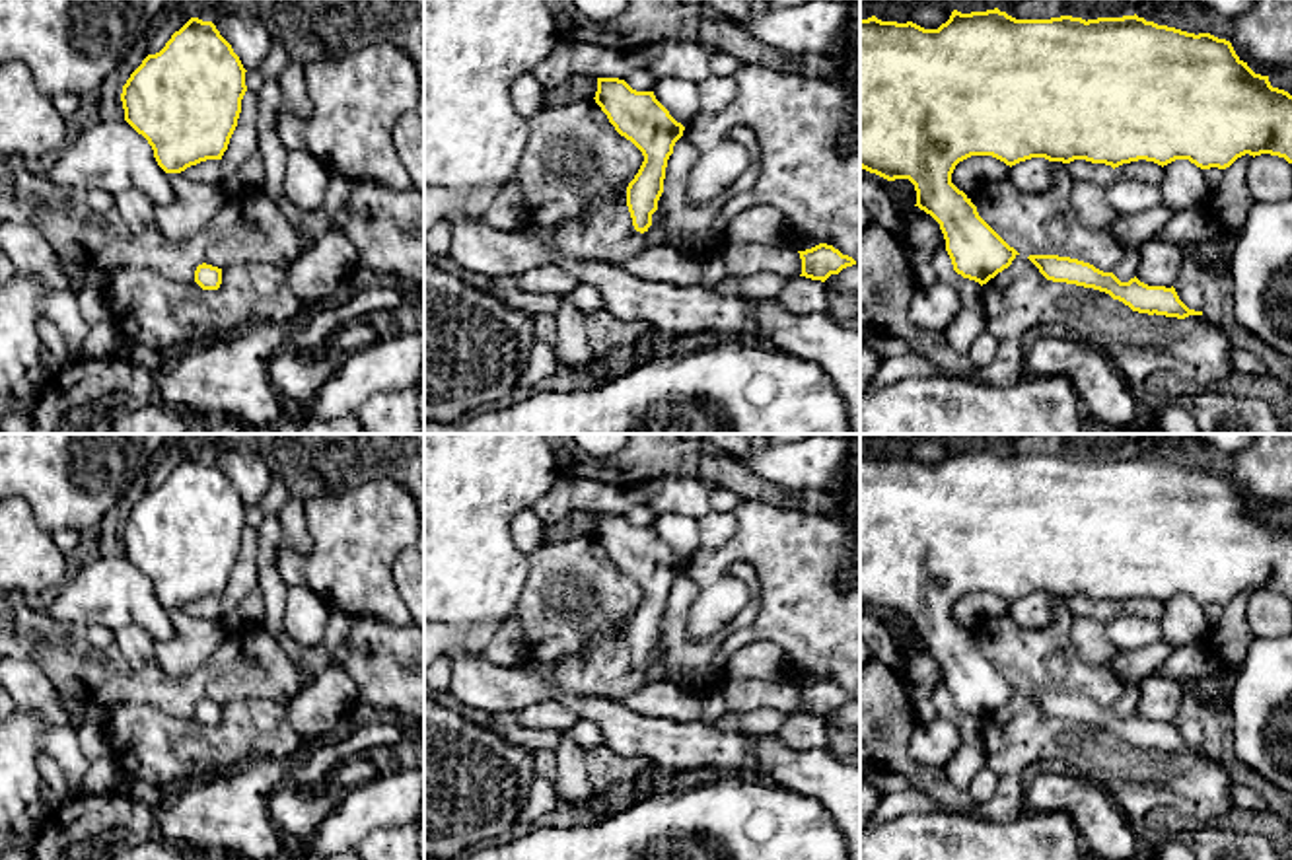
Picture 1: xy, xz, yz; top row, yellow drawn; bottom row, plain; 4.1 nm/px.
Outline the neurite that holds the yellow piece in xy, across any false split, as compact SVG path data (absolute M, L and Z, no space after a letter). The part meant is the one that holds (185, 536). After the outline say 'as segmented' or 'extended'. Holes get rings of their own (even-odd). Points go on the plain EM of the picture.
M191 453L165 483L148 490L123 521L125 556L142 570L165 609L222 595L247 527L245 504L212 457Z; as segmented

